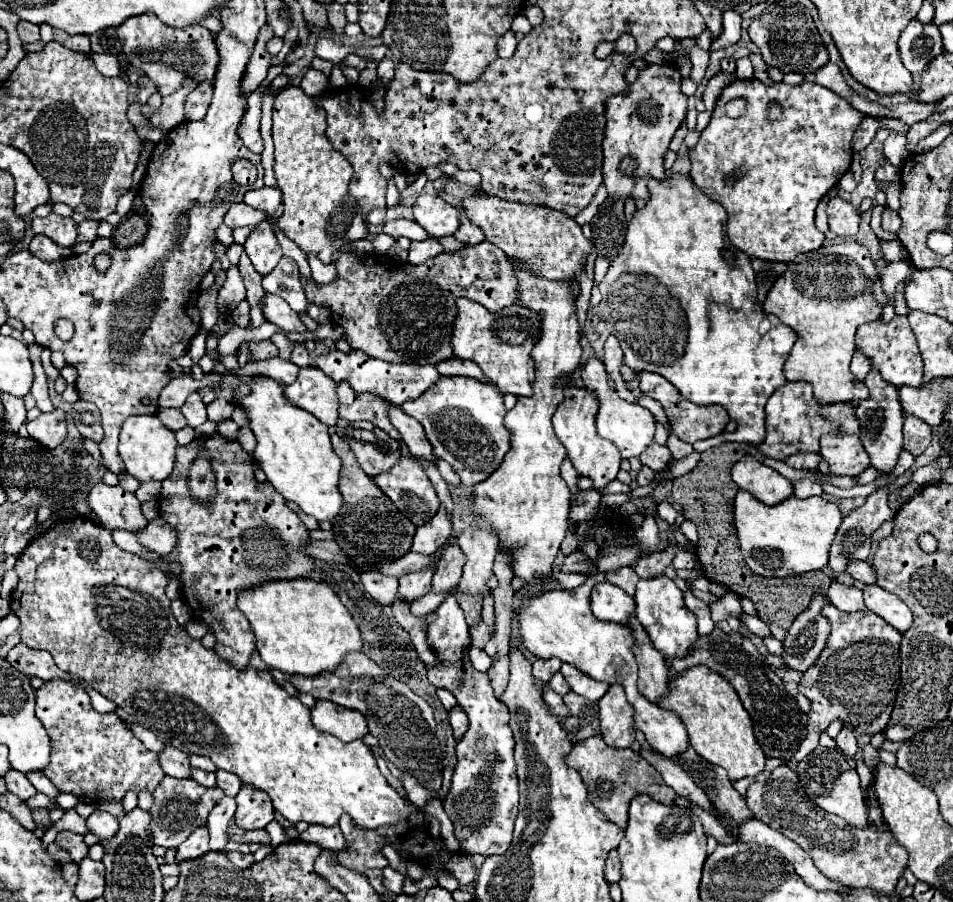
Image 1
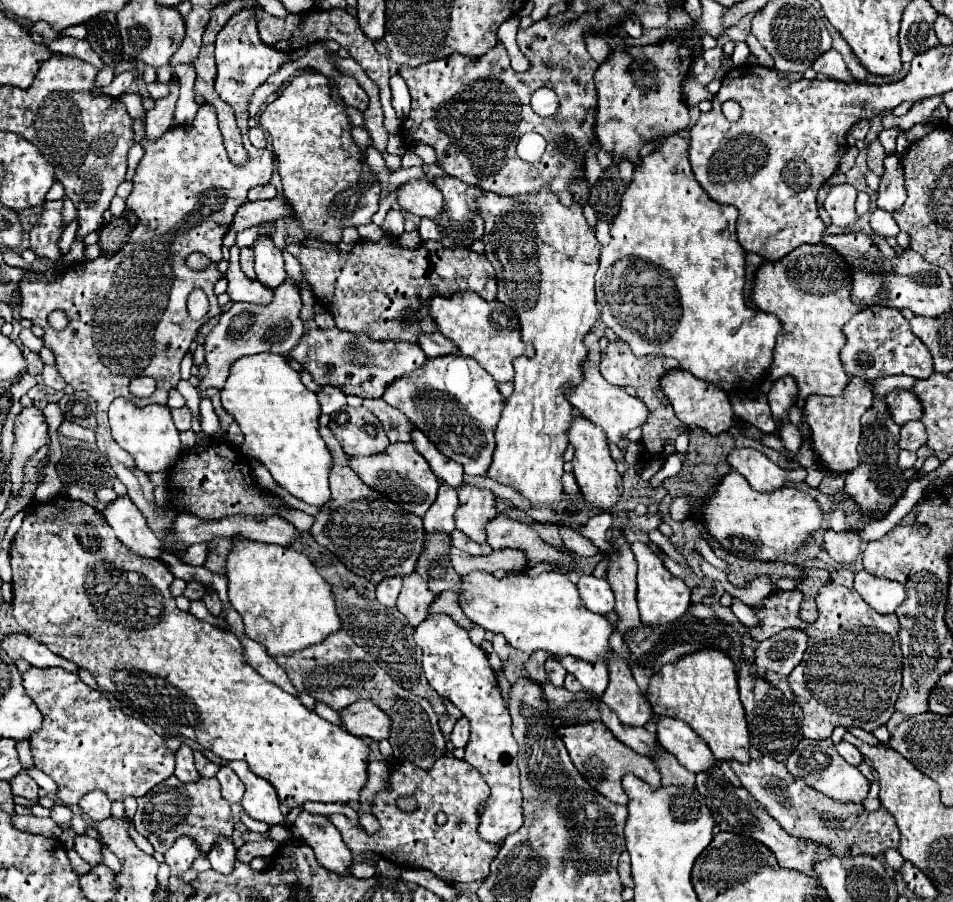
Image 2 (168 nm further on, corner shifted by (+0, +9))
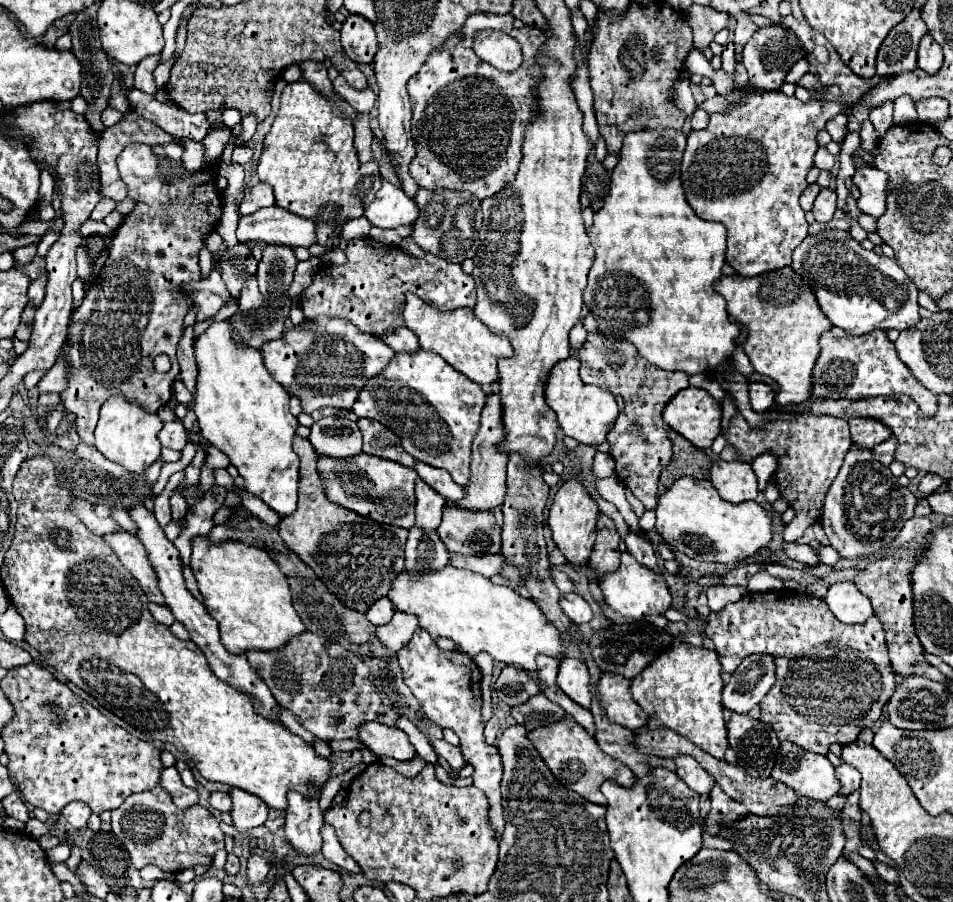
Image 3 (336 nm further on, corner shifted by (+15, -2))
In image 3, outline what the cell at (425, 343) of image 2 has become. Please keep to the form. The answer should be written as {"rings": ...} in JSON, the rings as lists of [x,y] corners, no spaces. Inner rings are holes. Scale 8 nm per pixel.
{"rings":[[[398,327],[396,331],[388,331],[388,335],[380,335],[380,339],[392,347],[396,353],[400,351],[416,351],[420,349],[416,335],[408,327]]]}

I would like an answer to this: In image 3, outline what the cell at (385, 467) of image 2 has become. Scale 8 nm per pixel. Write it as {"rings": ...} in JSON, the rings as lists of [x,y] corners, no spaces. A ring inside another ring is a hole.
{"rings":[[[318,455],[318,475],[324,481],[324,493],[328,501],[356,511],[358,515],[370,517],[378,523],[396,525],[410,529],[414,525],[414,481],[416,471],[402,467],[400,463],[392,463],[388,459],[380,459],[374,455],[354,455],[348,459],[332,459]]]}

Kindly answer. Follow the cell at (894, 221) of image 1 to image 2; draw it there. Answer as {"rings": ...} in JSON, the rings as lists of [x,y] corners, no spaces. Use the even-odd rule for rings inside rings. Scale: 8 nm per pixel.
{"rings":[[[897,156],[885,158],[885,176],[881,178],[881,186],[877,190],[877,206],[887,212],[895,212],[903,206],[907,194],[905,194],[905,182],[903,182],[903,168],[901,160]]]}

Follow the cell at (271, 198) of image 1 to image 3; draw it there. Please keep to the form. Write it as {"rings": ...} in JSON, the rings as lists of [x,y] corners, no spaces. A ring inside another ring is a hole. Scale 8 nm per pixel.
{"rings":[[[258,183],[254,185],[252,189],[246,191],[242,203],[240,203],[240,213],[242,215],[248,215],[248,213],[254,213],[262,207],[270,207],[274,205],[274,193],[272,193],[272,187],[268,187],[268,183]]]}

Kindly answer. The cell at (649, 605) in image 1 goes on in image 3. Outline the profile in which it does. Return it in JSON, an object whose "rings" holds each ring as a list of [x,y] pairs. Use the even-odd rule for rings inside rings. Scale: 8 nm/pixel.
{"rings":[[[622,553],[620,567],[614,573],[600,577],[600,589],[604,593],[604,601],[612,609],[616,609],[624,617],[634,617],[634,619],[644,619],[650,615],[664,615],[672,603],[666,581],[652,569],[640,565],[630,553]]]}

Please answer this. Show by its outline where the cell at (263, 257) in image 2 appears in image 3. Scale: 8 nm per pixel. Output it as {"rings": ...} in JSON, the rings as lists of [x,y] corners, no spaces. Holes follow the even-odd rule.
{"rings":[[[248,277],[248,281],[242,287],[242,295],[238,297],[238,311],[240,313],[250,313],[254,309],[260,309],[264,303],[260,291],[258,291],[258,281]]]}

